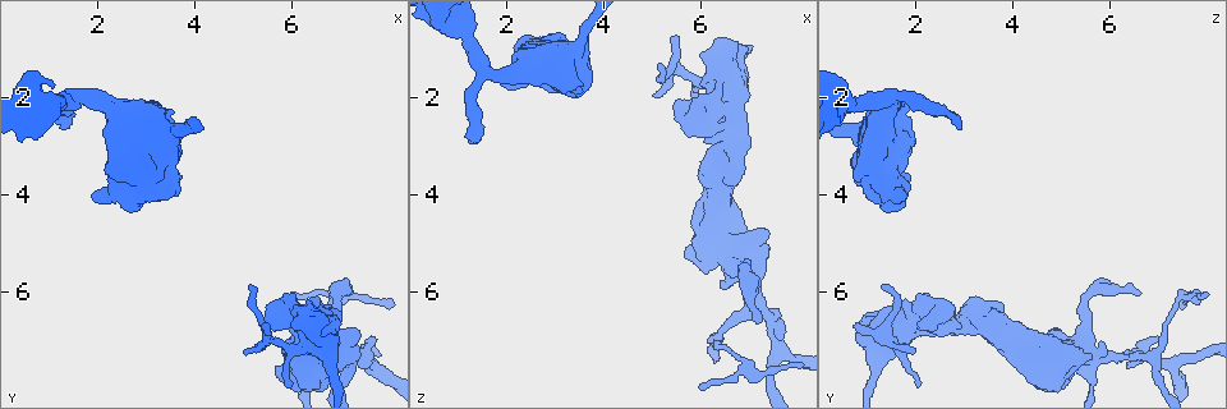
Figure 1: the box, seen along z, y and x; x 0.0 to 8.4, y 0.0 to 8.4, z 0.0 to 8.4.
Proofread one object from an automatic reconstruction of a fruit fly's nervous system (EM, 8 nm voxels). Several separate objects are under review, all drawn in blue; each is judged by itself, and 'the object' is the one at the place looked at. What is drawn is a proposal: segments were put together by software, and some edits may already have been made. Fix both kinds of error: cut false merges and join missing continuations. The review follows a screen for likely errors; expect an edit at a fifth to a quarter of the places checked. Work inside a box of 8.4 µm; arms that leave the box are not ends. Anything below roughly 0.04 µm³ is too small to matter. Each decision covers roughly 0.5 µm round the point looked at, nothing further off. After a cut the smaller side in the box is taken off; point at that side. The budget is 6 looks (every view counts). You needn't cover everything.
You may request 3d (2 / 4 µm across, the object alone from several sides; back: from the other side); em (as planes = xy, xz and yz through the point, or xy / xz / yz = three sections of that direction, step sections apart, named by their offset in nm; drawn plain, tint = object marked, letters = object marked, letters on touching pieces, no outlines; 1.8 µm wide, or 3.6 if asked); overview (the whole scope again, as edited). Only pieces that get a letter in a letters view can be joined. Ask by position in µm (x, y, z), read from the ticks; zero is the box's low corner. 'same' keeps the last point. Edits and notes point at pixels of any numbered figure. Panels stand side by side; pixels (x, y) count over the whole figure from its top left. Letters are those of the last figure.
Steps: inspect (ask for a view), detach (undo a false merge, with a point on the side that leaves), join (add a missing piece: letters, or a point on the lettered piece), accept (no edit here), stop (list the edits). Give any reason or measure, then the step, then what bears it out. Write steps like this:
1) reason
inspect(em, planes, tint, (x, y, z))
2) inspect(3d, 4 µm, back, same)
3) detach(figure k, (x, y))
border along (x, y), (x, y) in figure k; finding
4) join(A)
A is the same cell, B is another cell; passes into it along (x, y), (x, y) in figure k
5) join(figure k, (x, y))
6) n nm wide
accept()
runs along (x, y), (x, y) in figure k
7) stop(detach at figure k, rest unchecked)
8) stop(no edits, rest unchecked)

sharp bend
inspect(em, 3.6 µm, planes, plain, (6.90, 7.30, 5.40))

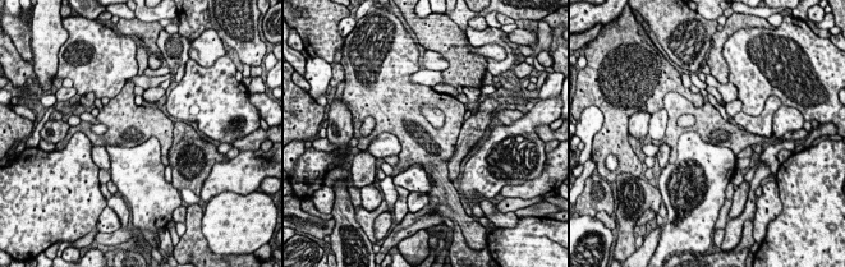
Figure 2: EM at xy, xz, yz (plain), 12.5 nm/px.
with the object marked
inspect(em, 3.6 µm, planes, tint, same)

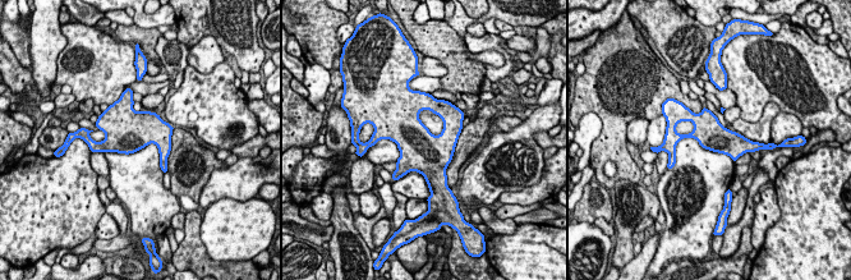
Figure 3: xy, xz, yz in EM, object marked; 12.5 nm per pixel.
see the neighbours
inspect(em, 3.6 µm, planes, letters, same)

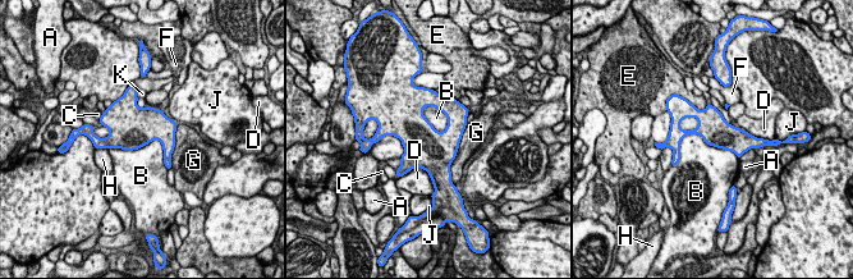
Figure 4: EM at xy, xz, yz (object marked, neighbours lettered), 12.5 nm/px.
accept()
A, B, C, D, E, F, G, H, J and K are other cells; border along (679, 142), (698, 135), (738, 159) in figure 4; all the same neuron

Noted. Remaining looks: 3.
inspect(em, planes, plain, (5.20, 5.90, 1.35))

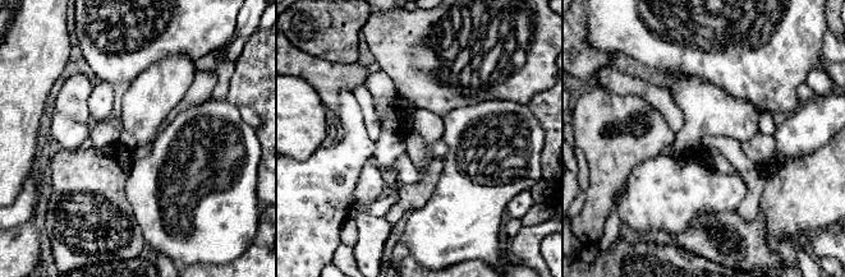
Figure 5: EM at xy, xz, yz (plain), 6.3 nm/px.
inspect(em, planes, letters, same)

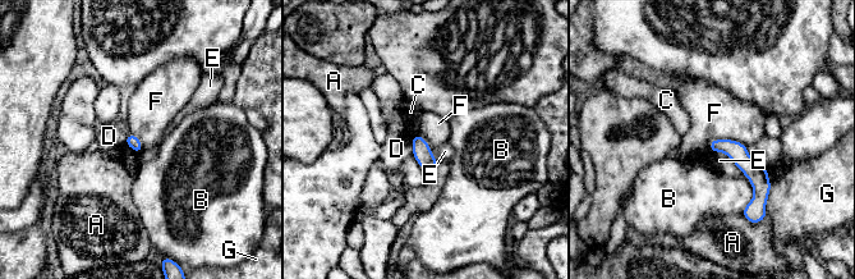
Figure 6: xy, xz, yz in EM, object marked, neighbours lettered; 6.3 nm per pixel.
accept()
A, B, C, D, E, F and G are other cells; border along (745, 146), (712, 140), (708, 150) in figure 6; no lettered piece goes on from it

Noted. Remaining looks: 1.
stop(no edits, rest unchecked)

